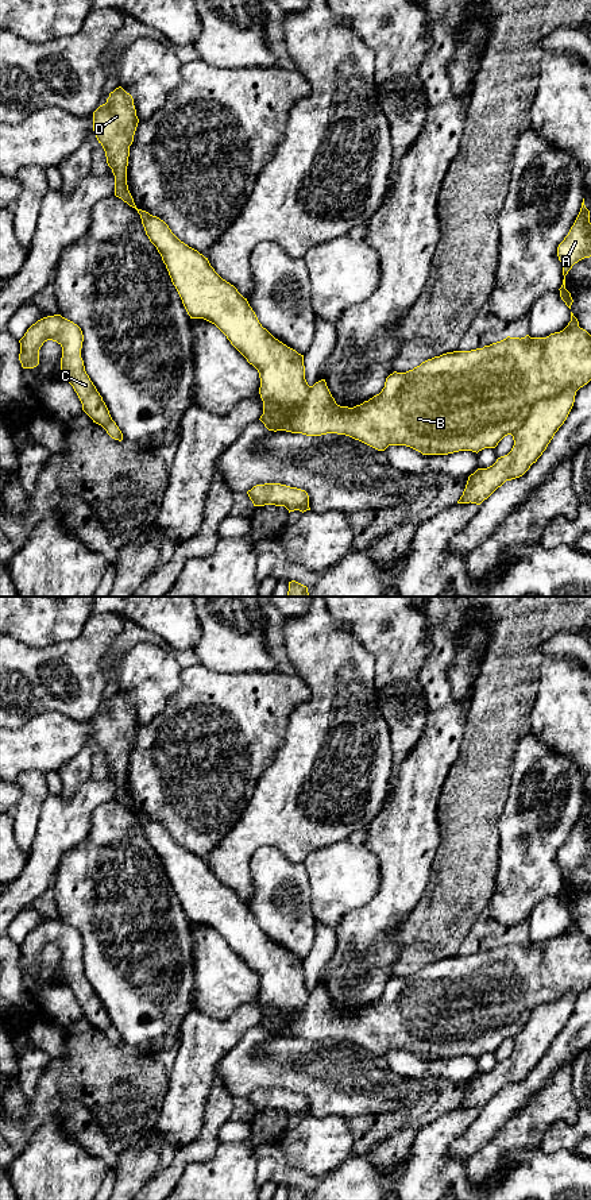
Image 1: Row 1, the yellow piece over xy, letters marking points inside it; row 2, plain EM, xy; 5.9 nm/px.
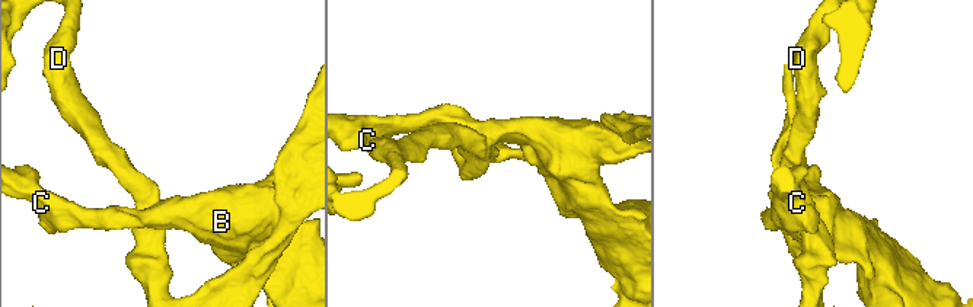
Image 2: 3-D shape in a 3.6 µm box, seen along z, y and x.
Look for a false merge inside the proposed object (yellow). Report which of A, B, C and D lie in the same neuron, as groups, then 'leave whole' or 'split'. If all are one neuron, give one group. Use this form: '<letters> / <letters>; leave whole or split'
A B C D; leave whole

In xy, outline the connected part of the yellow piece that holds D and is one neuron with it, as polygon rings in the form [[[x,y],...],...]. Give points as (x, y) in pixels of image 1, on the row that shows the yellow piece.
[[[121,86],[111,92],[107,103],[93,112],[94,135],[115,175],[115,196],[140,215],[146,235],[161,254],[190,319],[215,324],[258,370],[263,401],[259,420],[269,431],[306,436],[337,433],[378,451],[389,445],[406,445],[422,455],[478,454],[495,448],[505,436],[511,435],[511,451],[492,466],[471,474],[457,503],[480,505],[506,481],[522,476],[537,462],[567,420],[576,391],[591,381],[591,335],[579,327],[572,312],[571,321],[560,332],[546,337],[507,336],[483,348],[434,356],[406,373],[390,374],[382,391],[368,401],[354,408],[340,406],[325,379],[308,385],[304,355],[262,327],[247,298],[215,271],[208,258],[181,242],[163,220],[136,208],[127,185],[127,166],[138,123],[134,99]]]

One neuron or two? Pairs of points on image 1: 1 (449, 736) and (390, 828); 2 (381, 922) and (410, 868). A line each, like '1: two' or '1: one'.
1: one
2: one

